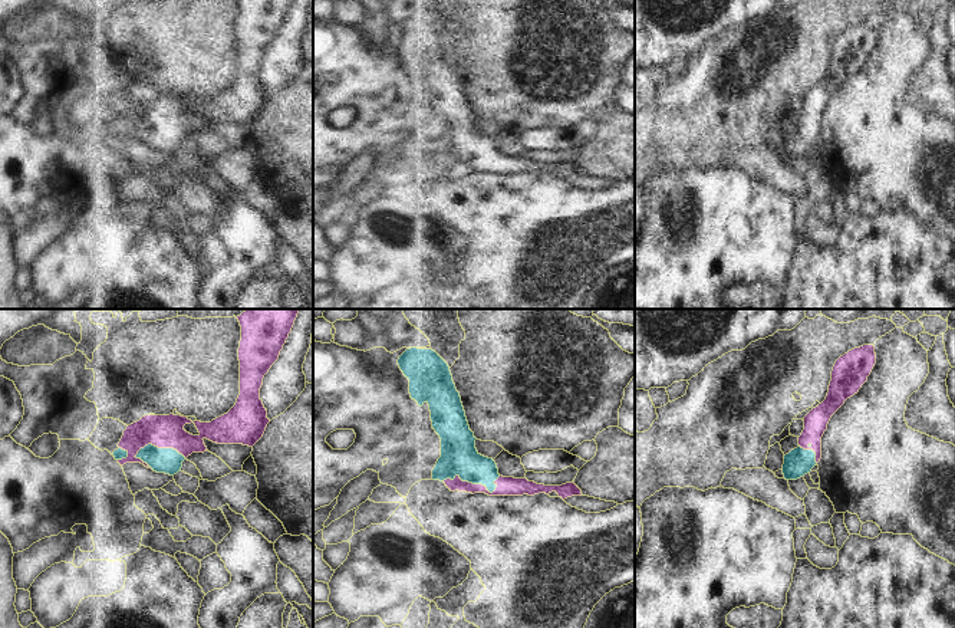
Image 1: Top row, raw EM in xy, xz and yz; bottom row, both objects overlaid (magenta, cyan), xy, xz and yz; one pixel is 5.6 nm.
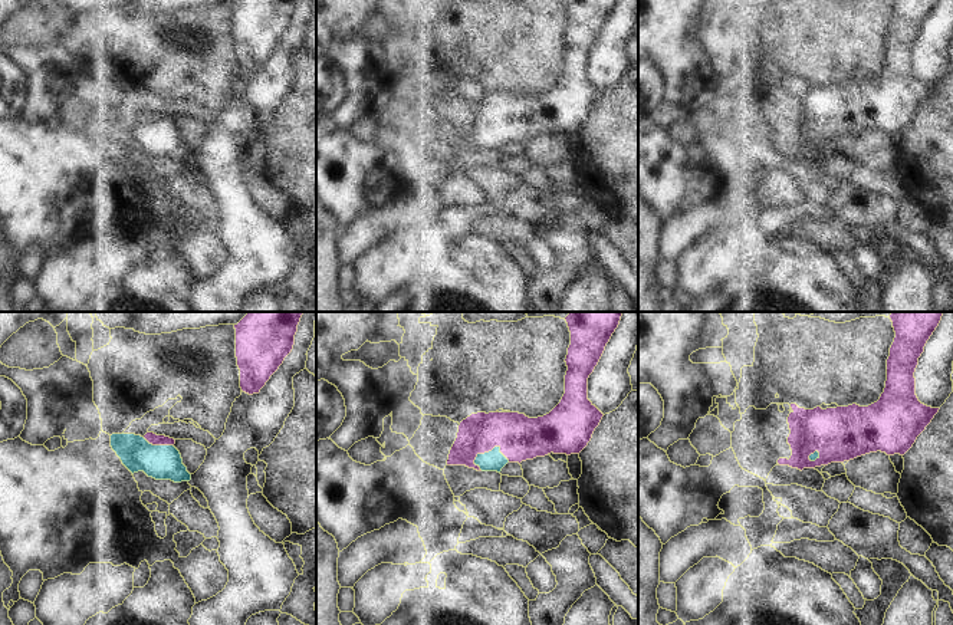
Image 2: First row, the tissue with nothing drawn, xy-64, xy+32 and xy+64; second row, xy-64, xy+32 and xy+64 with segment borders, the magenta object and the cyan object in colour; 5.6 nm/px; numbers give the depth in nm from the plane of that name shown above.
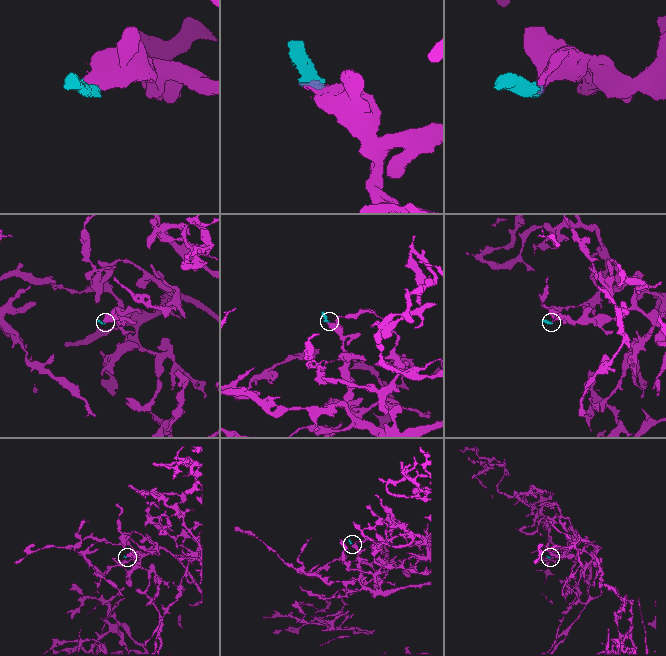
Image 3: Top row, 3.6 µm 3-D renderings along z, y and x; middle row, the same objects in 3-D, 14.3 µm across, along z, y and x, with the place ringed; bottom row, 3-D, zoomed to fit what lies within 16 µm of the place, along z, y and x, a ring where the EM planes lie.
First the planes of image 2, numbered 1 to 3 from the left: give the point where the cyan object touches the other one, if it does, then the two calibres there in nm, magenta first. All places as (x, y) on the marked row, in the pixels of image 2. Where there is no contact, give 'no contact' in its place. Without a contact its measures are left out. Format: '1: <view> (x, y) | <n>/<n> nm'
1: xy-64 (158, 444) | 70/190 nm
2: xy+32 (493, 447) | 260/120 nm
3: xy+64 (809, 454) | 300/50 nm

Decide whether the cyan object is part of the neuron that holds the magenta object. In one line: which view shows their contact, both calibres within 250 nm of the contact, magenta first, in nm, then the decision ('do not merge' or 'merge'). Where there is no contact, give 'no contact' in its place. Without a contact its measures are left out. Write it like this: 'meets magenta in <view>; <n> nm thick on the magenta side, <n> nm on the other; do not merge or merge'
meets magenta in xz; 110 nm thick on the magenta side, 200 nm on the other; merge

